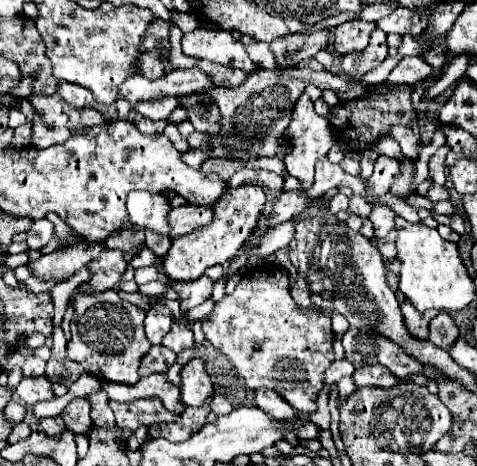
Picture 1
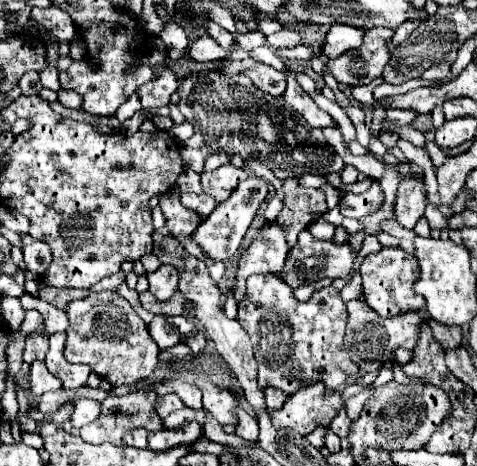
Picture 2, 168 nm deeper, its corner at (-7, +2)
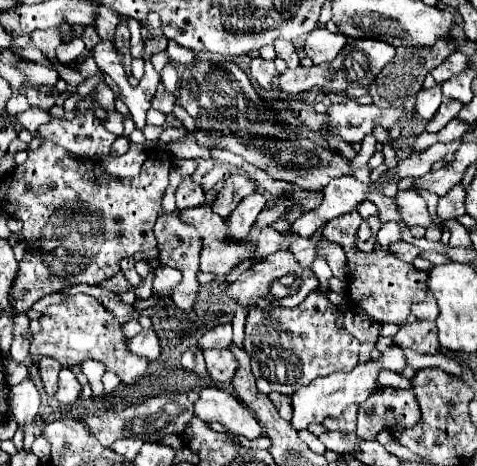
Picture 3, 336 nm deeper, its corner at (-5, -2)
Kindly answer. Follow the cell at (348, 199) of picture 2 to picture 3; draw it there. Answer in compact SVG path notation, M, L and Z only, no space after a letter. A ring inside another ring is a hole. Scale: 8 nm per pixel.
M357 210L347 212L345 216L337 216L337 220L329 220L323 228L323 236L329 240L339 242L347 252L347 266L349 266L349 298L353 298L353 308L359 308L367 312L369 318L387 324L387 322L401 322L409 316L409 306L415 302L425 300L427 294L427 274L423 270L417 270L413 264L401 262L396 257L379 251L378 253L366 254L355 244L355 234L361 224L361 216Z

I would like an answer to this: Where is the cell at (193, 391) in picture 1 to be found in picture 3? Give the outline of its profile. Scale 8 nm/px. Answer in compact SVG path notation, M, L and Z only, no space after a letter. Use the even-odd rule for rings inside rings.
M203 388L195 402L195 414L205 422L219 422L237 436L255 440L261 436L261 426L253 414L229 392L221 388Z

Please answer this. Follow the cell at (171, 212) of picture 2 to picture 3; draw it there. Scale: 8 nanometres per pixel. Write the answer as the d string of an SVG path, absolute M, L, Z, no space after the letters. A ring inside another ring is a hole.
M209 204L197 208L177 210L185 224L199 230L201 236L201 272L227 274L239 262L255 254L255 242L249 240L229 240L225 234L225 222L217 216Z

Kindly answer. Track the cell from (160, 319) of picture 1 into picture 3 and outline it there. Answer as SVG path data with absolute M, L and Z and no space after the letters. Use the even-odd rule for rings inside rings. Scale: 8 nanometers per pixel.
M155 328L143 330L135 338L131 338L129 340L129 350L135 352L135 354L139 354L139 356L145 356L149 360L159 358L159 354L161 354L161 342L159 342L159 336L157 336Z

